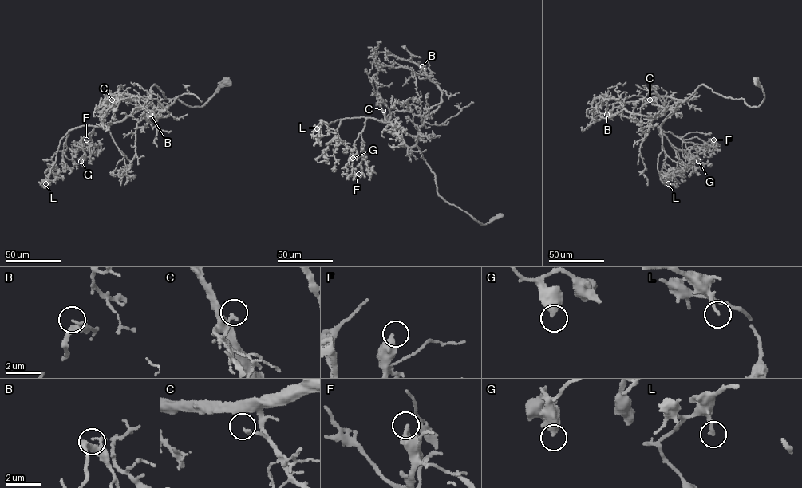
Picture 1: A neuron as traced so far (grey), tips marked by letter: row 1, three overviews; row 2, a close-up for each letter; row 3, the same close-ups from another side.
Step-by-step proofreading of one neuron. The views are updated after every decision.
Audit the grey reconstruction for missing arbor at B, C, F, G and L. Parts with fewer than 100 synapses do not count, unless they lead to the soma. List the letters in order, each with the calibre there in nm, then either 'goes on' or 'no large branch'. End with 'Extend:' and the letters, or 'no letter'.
B: 160 nm | no large branch
C: 180 nm | no large branch
F: 360 nm | no large branch
G: 480 nm | no large branch
L: 190 nm | no large branch
Extend: no letter

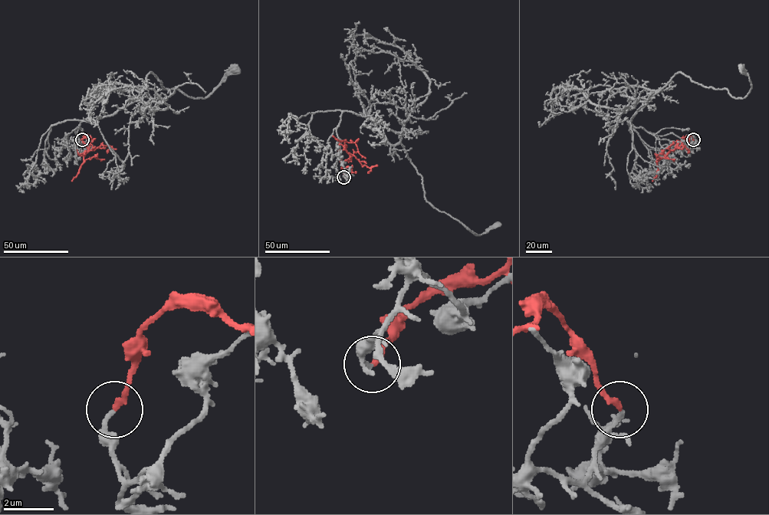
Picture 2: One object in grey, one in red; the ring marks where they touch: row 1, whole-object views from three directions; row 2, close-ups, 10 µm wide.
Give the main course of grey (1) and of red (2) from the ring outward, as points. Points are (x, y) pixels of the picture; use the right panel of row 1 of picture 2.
1: (693, 140), (685, 143), (658, 139), (627, 121), (677, 73), (744, 98), (750, 82), (741, 69)
2: (693, 139), (689, 134), (684, 138), (684, 140), (678, 142), (673, 149), (658, 159), (658, 157), (675, 159)

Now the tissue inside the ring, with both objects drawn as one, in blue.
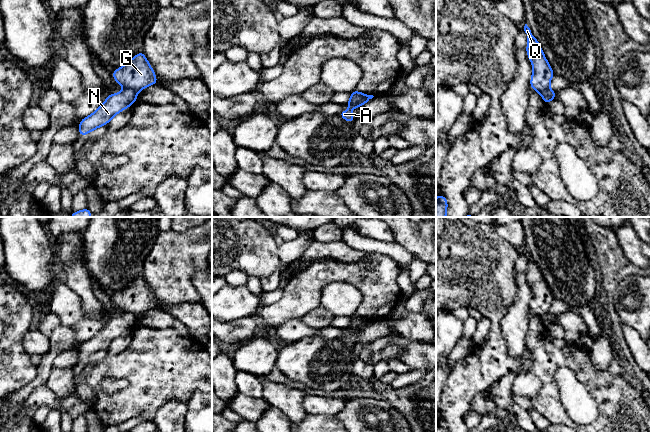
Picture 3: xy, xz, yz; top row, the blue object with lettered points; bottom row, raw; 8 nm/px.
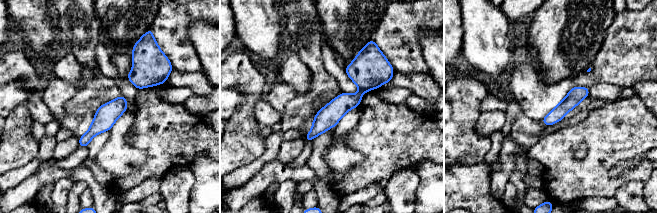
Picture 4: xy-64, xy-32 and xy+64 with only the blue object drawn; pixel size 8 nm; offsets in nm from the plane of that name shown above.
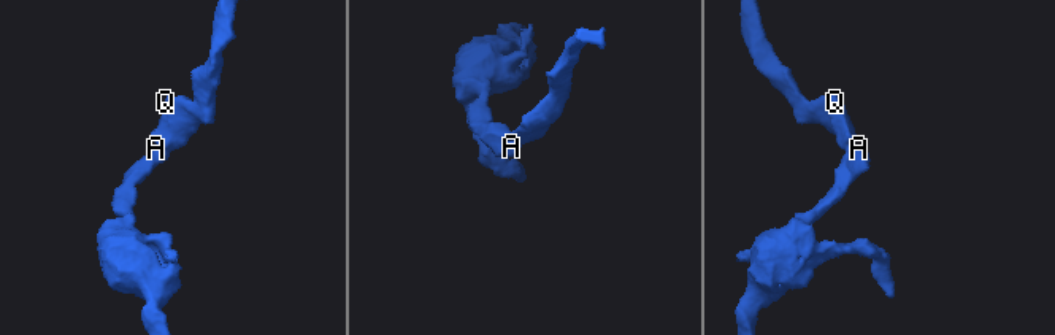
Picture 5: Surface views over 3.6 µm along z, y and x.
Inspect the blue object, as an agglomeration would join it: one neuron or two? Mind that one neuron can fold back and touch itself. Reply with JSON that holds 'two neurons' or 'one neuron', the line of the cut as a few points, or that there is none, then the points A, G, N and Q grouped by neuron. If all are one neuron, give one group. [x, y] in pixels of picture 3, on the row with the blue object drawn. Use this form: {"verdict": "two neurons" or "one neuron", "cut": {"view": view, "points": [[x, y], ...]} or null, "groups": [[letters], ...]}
{"verdict": "two neurons", "cut": {"view": "xy", "points": [[125, 87], [131, 88], [136, 92]]}, "groups": [["A", "N"], ["G", "Q"]]}

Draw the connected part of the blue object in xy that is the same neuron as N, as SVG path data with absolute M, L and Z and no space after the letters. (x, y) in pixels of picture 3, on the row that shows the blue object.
M125 88L120 93L110 94L95 112L79 122L79 137L108 124L116 114L130 107L136 100L137 92L132 89Z

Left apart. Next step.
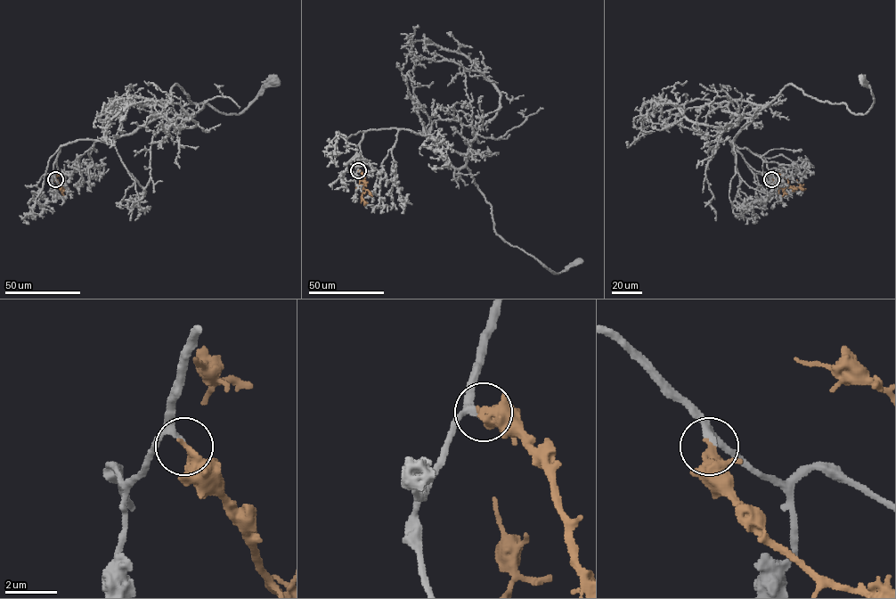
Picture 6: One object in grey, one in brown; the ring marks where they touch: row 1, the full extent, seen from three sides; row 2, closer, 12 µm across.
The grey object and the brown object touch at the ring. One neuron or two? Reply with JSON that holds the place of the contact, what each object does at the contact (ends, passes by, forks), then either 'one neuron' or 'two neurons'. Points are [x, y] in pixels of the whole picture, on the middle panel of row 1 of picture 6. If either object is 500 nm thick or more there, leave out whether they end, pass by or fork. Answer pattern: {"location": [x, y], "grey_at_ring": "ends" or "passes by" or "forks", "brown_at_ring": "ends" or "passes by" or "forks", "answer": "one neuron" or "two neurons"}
{"location": [358, 170], "grey_at_ring": "passes by", "brown_at_ring": "ends", "answer": "one neuron"}

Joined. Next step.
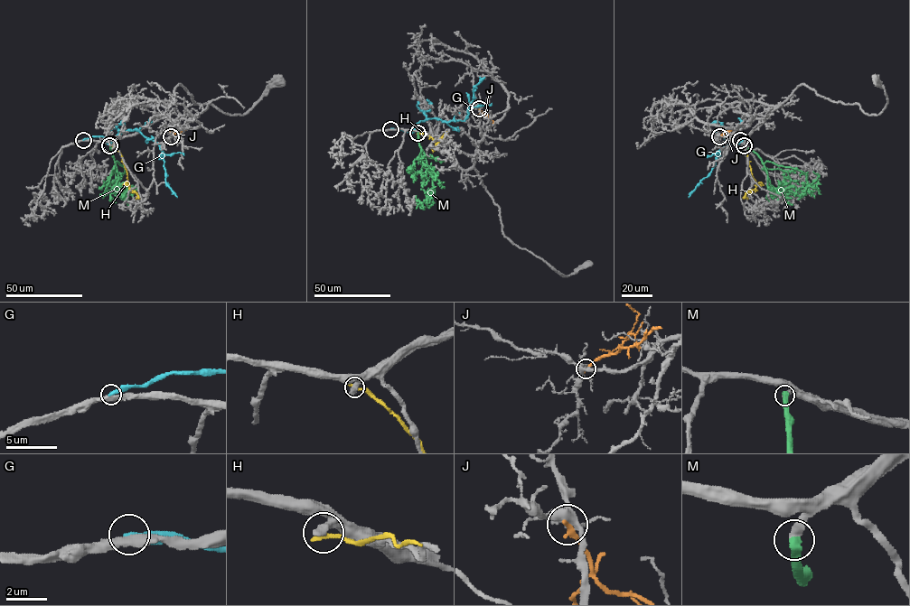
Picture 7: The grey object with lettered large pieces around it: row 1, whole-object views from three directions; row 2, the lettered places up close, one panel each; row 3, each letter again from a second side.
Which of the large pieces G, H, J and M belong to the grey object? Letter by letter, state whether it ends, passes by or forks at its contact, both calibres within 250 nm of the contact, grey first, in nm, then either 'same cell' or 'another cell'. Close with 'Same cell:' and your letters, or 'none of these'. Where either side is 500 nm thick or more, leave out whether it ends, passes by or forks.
G: it ends there; 400 nm thick on the grey side, 300 nm on the other; another cell
H: it ends there; 480 nm thick on the grey side, 240 nm on the other; another cell
J: it ends there; 420 nm thick on the grey side, 280 nm on the other; another cell
M: it ends there; 340 nm thick on the grey side, 360 nm on the other; same cell
Same cell: M

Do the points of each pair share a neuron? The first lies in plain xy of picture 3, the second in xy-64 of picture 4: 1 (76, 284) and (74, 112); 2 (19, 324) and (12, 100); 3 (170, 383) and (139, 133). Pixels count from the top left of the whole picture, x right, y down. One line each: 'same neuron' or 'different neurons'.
1: same neuron
2: different neurons
3: same neuron

